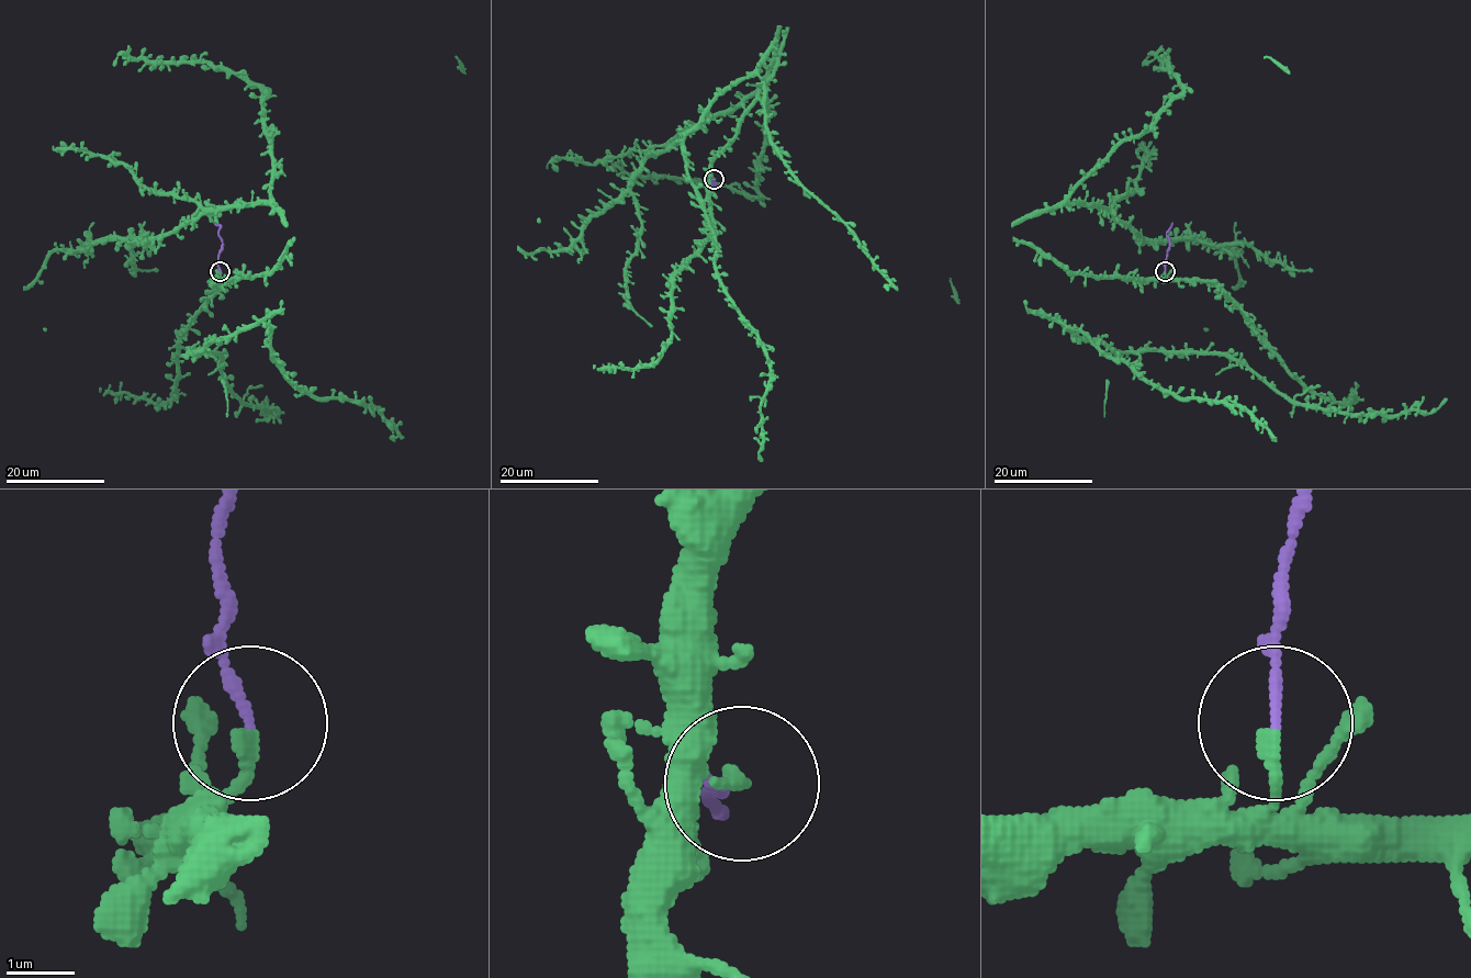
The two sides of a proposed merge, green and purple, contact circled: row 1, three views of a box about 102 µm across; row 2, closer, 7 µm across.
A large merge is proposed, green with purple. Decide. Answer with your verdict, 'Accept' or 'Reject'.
Reject

